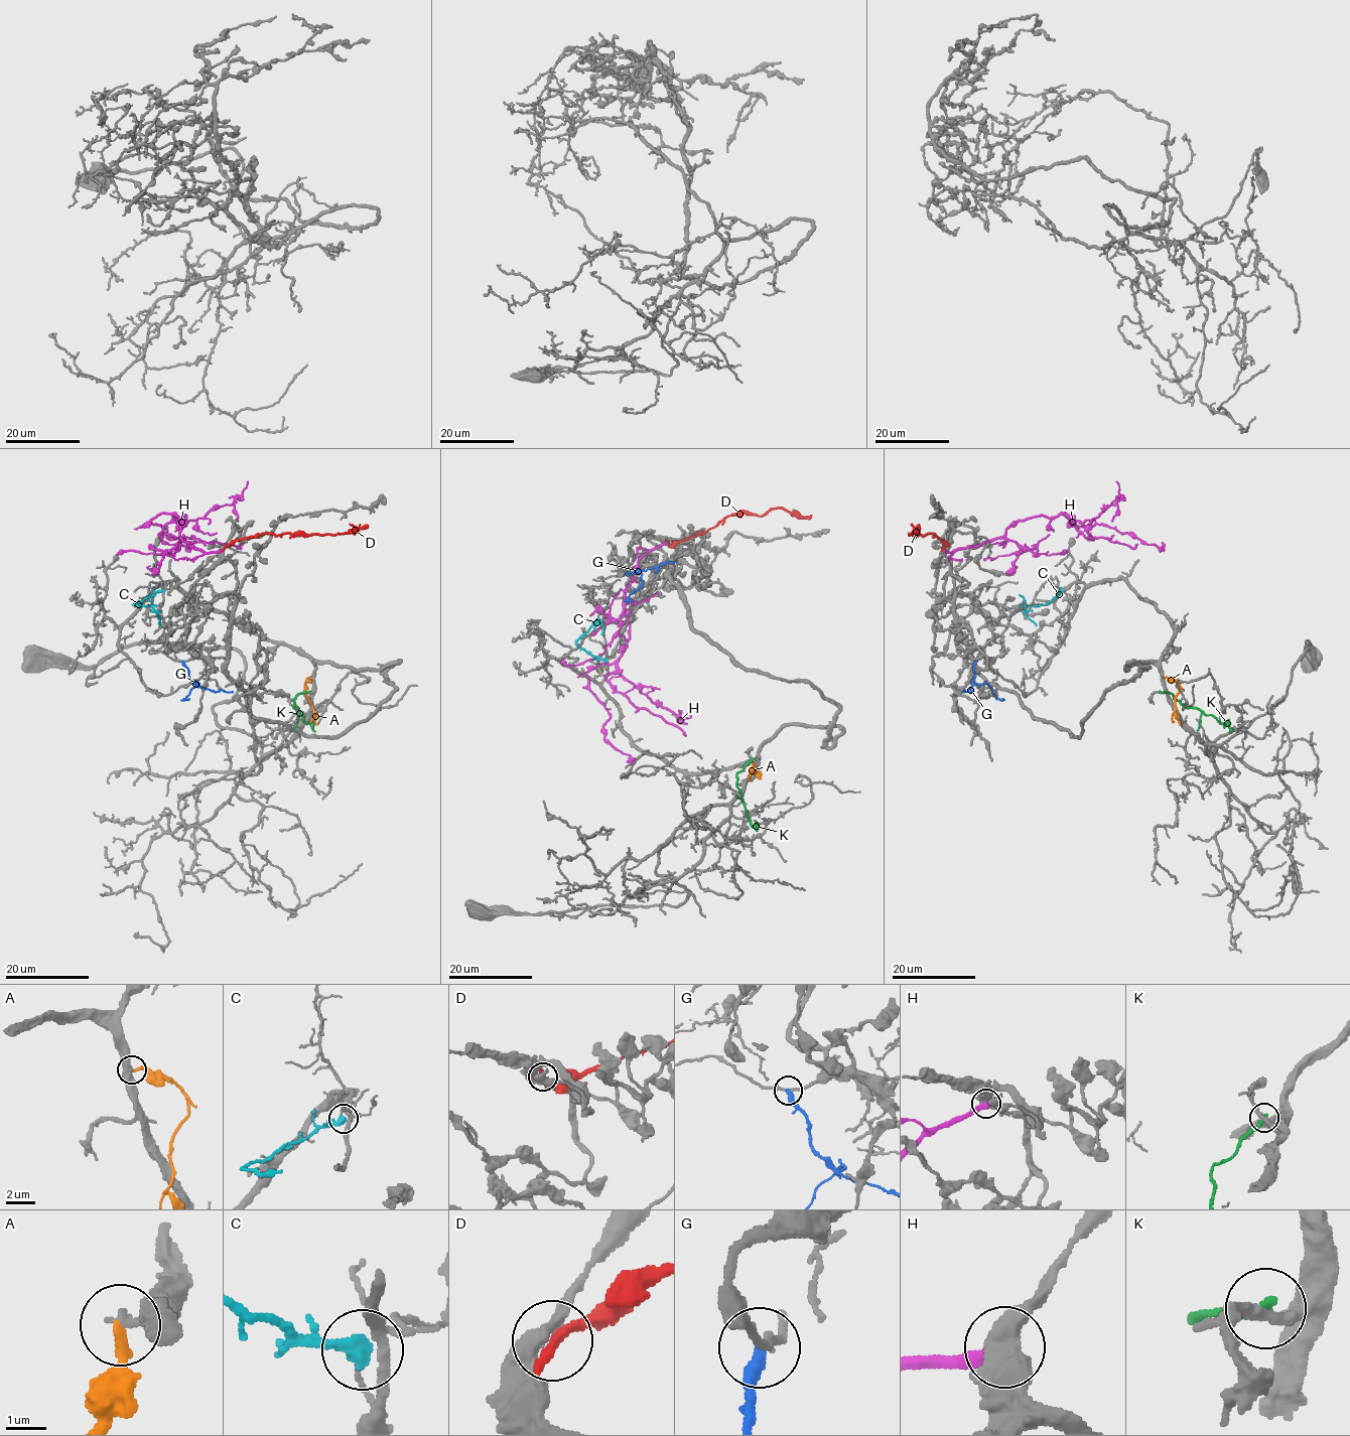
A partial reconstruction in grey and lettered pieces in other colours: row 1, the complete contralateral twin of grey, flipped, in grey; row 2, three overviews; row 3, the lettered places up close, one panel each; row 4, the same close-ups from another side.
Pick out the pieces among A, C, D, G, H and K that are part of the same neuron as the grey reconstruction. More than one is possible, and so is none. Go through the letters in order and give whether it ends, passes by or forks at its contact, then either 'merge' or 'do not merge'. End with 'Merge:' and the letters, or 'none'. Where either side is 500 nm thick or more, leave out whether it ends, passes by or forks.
A: it ends | do not merge
C: it ends | do not merge
D: it ends | do not merge
G: it ends | do not merge
H: do not merge
K: it ends | do not merge
Merge: none

